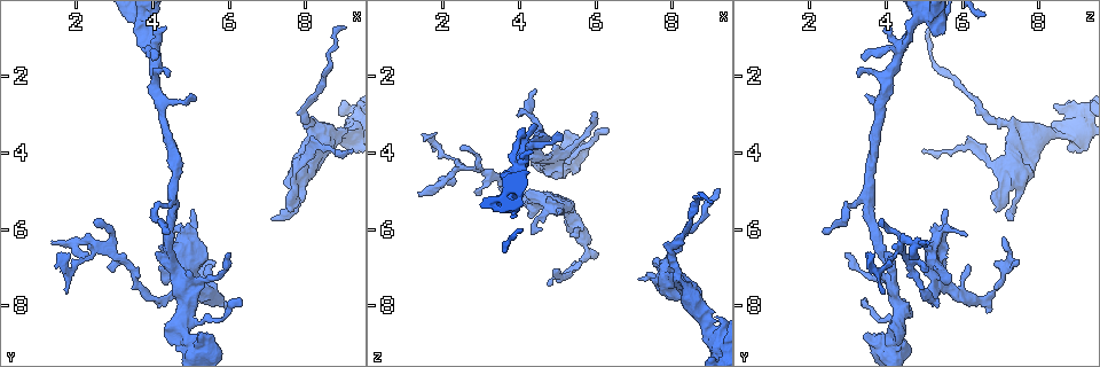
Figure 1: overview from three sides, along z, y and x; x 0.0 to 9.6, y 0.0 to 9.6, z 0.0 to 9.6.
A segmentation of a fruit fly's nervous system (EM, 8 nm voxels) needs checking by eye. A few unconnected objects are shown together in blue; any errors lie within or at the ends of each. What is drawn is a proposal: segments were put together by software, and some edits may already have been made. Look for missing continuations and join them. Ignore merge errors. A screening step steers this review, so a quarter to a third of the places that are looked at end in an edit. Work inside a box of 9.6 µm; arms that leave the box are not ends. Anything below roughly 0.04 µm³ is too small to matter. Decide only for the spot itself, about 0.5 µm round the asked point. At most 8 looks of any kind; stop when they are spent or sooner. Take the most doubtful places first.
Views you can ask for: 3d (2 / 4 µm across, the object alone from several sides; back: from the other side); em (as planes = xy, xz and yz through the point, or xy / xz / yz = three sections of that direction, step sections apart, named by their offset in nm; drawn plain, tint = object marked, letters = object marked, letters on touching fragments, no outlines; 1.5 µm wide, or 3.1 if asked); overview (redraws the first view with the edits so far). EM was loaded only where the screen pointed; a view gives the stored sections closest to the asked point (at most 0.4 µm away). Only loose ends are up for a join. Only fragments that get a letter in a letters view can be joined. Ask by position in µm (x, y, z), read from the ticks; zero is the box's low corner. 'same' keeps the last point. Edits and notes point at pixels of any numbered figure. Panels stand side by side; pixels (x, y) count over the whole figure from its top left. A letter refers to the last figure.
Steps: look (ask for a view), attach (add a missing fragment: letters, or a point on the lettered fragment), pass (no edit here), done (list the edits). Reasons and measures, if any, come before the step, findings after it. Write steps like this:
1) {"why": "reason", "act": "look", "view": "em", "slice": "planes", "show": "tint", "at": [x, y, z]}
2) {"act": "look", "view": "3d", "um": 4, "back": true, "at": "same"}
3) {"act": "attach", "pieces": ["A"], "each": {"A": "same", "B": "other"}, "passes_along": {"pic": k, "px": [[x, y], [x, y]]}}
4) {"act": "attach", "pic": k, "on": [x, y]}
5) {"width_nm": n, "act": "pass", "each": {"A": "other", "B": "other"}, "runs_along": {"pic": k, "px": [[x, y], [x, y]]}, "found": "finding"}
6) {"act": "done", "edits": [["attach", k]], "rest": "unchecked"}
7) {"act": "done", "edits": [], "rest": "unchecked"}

{"why": "free end", "act": "look", "view": "em", "slice": "planes", "show": "plain", "at": [5.95, 8.25, 6.70]}

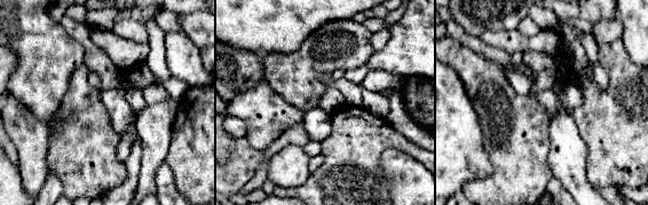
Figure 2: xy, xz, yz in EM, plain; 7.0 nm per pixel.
{"why": "see the neighbours", "act": "look", "view": "em", "slice": "planes", "show": "letters", "at": "same"}

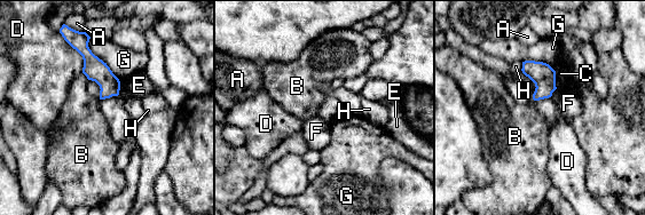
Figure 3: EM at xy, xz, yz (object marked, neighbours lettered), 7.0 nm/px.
{"longest_contact_nm": ["G", 380], "act": "pass", "each": {"A": "other", "B": "other", "C": "other", "D": "other", "E": "other", "F": "other", "G": "other", "H": "other"}, "found": "none of them fits"}

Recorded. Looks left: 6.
{"why": "free end", "act": "look", "view": "em", "slice": "planes", "show": "letters", "at": [5.10, 5.50, 5.55]}

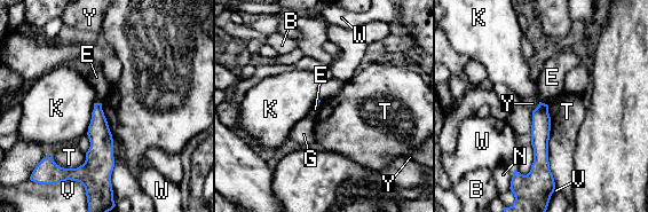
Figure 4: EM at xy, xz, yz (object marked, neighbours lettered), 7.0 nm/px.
{"act": "pass", "each": {"B": "other", "E": "other", "G": "other", "K": "other", "N": "other", "T": "other", "V": "other", "W": "other", "Y": "other"}, "runs_along": {"pic": 4, "px": [[542, 106], [539, 173]]}, "found": "no lettered fragment goes on from it"}

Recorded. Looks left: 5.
{"why": "an open end", "act": "look", "view": "3d", "um": 4, "back": true, "at": [4.30, 0.70, 3.90]}

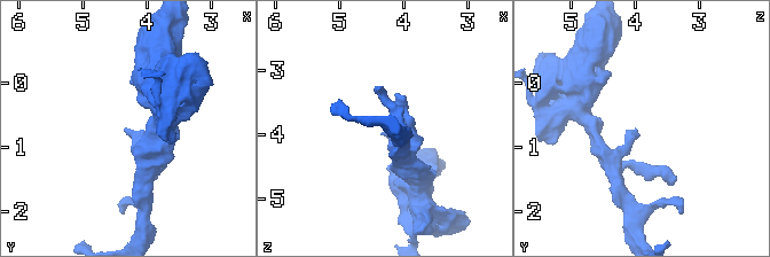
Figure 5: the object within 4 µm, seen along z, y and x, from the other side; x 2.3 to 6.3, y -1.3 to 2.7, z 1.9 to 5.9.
{"act": "look", "view": "em", "slice": "xy", "step": 8, "show": "tint", "at": [4.35, 0.75, 3.95]}

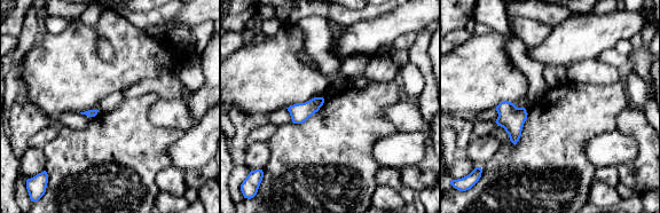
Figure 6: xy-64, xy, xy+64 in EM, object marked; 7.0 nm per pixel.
{"act": "look", "view": "em", "slice": "planes", "show": "letters", "at": "same"}

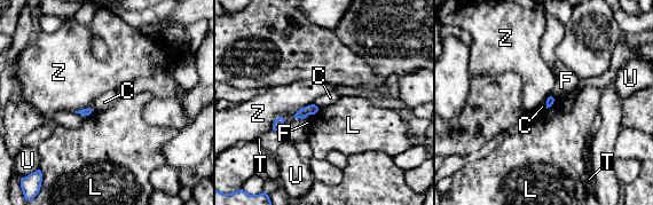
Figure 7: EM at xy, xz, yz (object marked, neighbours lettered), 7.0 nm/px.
{"act": "pass", "each": {"C": "other", "F": "other", "L": "other", "T": "other", "U": "other", "Z": "other"}, "border": {"pic": 7, "px": [[314, 103], [319, 108]]}, "found": "none of them fits"}

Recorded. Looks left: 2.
{"act": "done", "edits": [], "rest": "unchecked"}

